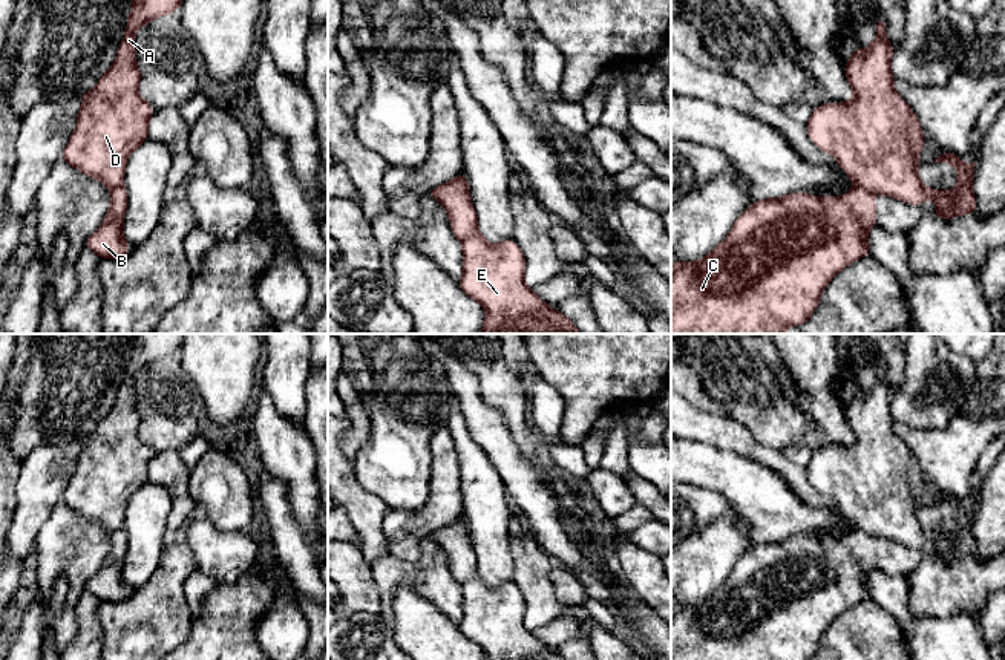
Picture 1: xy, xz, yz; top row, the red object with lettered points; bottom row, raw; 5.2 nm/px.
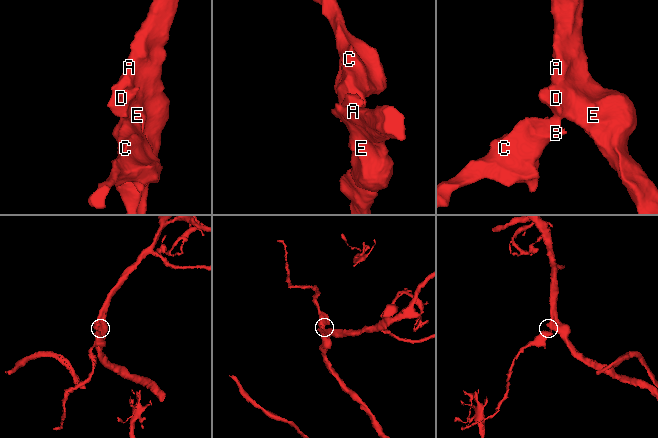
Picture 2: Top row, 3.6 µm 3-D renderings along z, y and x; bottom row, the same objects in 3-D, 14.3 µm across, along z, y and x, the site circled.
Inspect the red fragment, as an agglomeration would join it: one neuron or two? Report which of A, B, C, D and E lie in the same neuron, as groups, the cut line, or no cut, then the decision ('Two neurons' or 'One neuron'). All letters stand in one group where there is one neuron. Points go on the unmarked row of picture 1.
Groups: A D E / B C. Split along yz (854, 527), (870, 535). Two neurons

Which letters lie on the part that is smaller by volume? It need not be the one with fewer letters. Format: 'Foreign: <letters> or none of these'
Foreign: B, C

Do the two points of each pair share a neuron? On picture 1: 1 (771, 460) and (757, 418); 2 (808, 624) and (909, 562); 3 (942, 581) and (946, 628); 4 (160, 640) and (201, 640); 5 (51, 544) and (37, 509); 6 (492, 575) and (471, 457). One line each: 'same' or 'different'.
1: different
2: same
3: different
4: different
5: different
6: same

